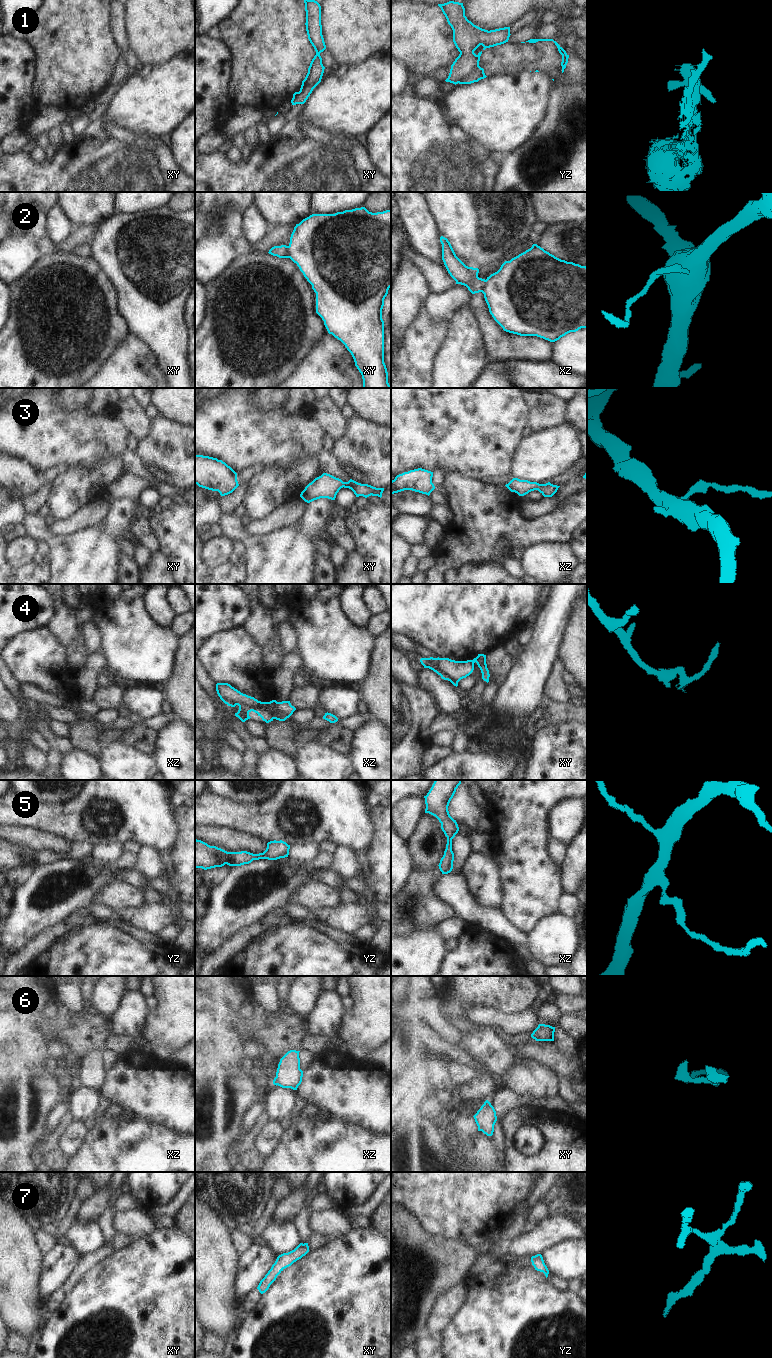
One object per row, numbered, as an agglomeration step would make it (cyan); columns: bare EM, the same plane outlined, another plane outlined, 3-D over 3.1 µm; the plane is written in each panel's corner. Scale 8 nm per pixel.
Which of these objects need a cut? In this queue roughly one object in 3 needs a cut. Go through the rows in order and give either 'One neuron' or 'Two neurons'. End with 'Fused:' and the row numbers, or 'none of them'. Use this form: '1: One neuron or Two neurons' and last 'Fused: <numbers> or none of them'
1: Two neurons
2: Two neurons
3: One neuron
4: Two neurons
5: One neuron
6: One neuron
7: One neuron
Fused: 1, 2, 4

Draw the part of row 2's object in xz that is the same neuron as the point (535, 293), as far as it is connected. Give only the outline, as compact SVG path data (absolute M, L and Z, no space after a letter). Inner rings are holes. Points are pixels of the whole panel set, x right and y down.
M537 244L510 261L486 279L484 298L489 312L504 331L520 336L537 336L555 342L570 332L587 328L587 267L561 260Z

